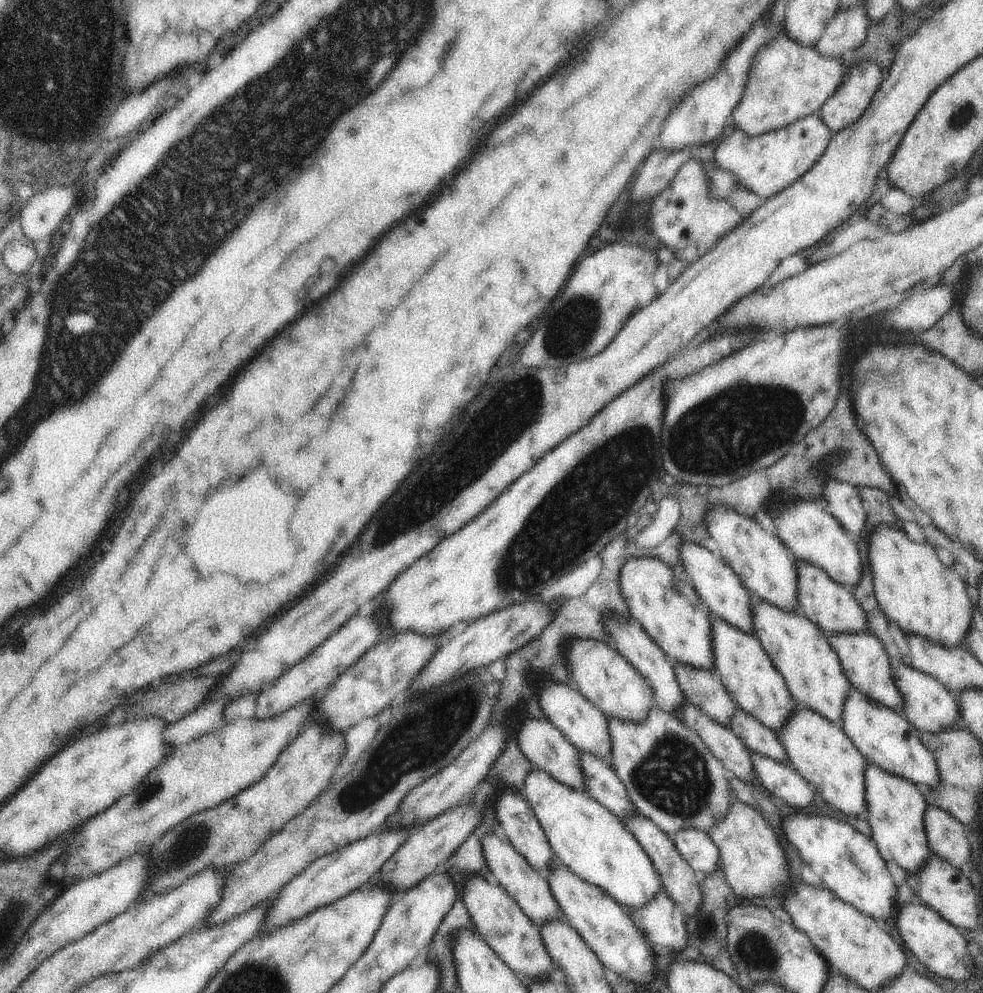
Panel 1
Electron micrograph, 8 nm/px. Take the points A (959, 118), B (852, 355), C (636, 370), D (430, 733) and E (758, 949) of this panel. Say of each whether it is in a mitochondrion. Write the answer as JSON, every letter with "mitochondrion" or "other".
{"A":"mitochondrion","B":"other","C":"other","D":"mitochondrion","E":"mitochondrion"}

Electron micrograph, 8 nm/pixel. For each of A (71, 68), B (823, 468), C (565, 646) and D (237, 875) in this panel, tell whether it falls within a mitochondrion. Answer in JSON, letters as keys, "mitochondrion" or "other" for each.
{"A":"mitochondrion","B":"other","C":"other","D":"other"}

